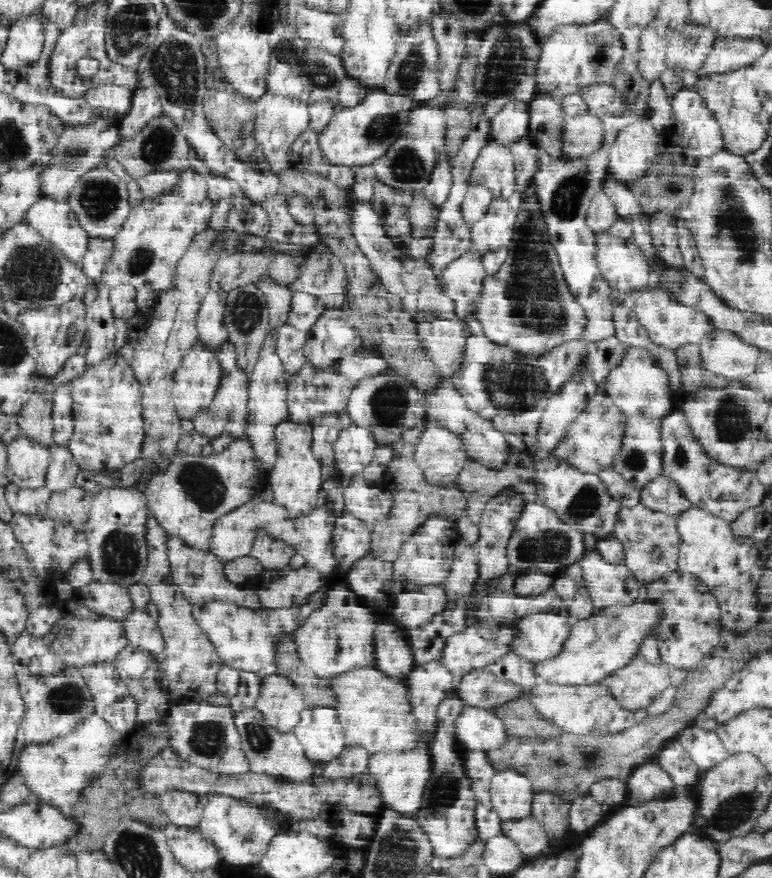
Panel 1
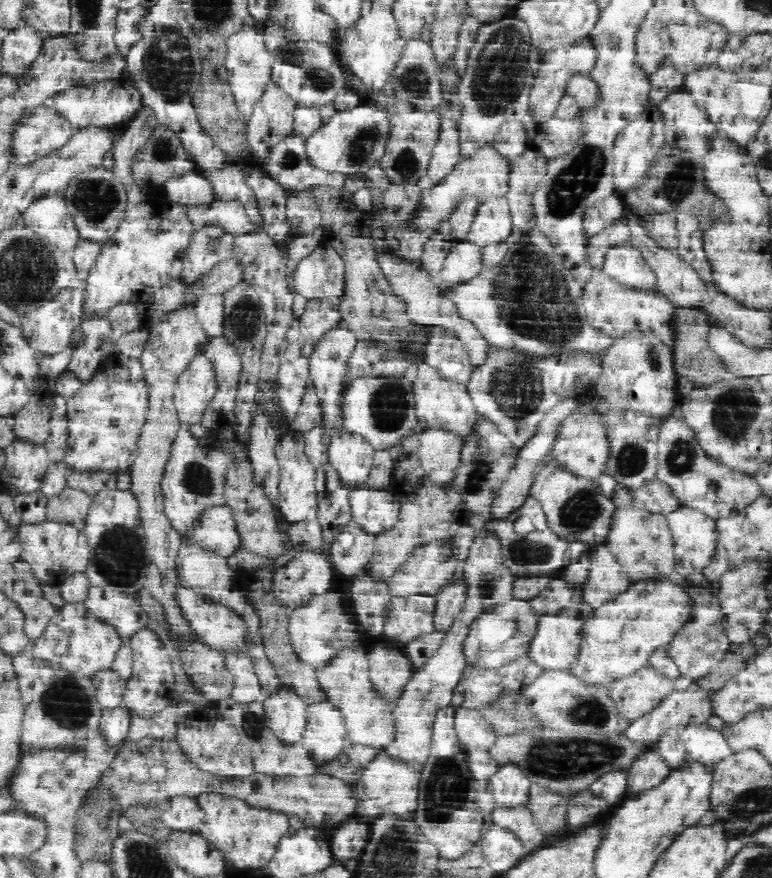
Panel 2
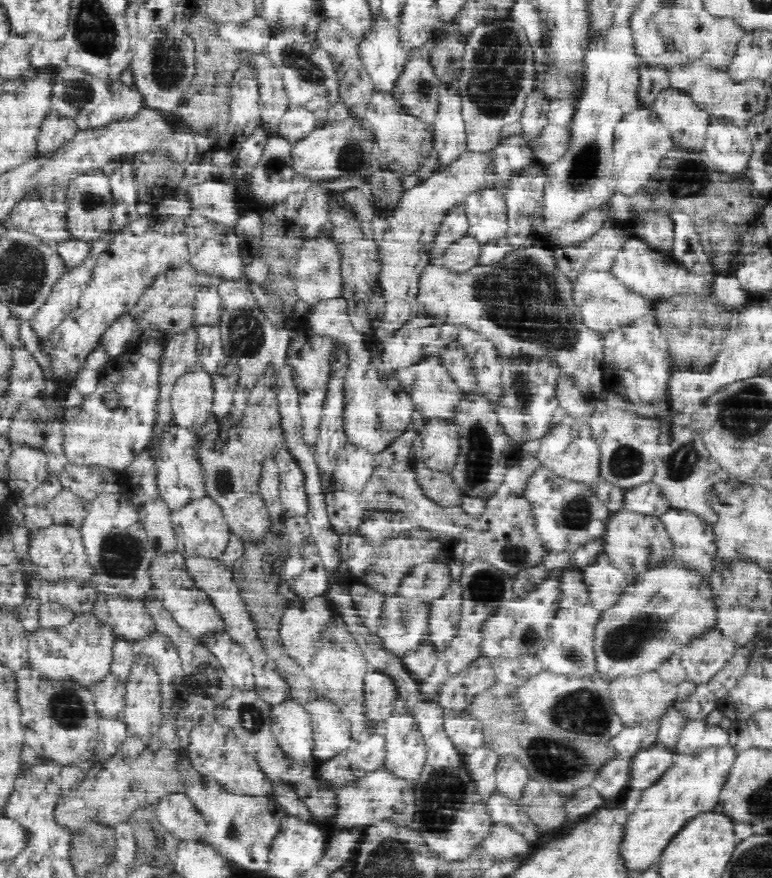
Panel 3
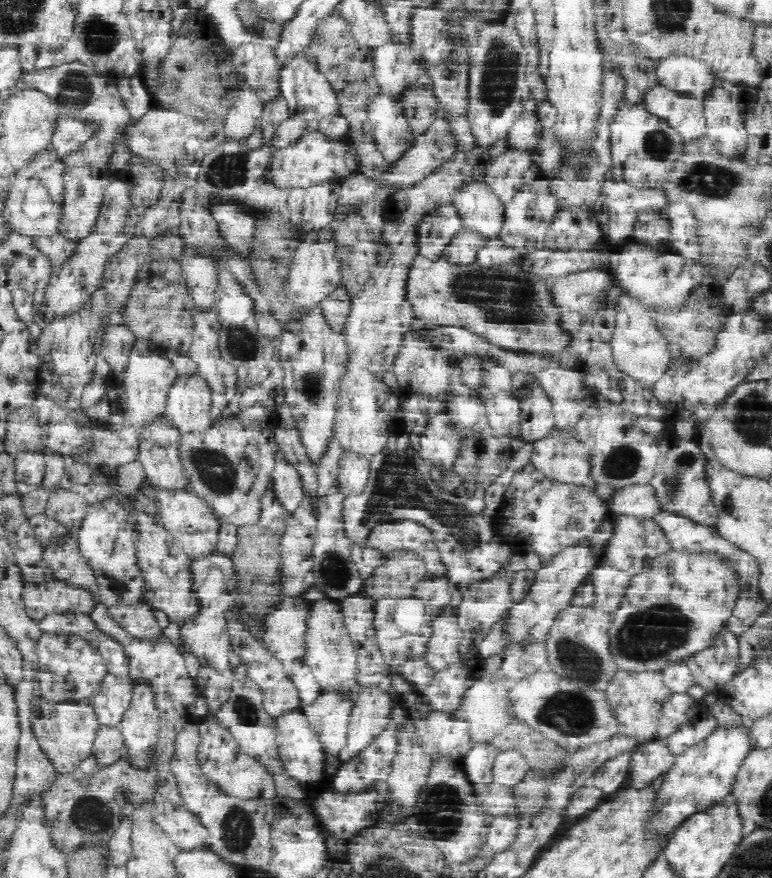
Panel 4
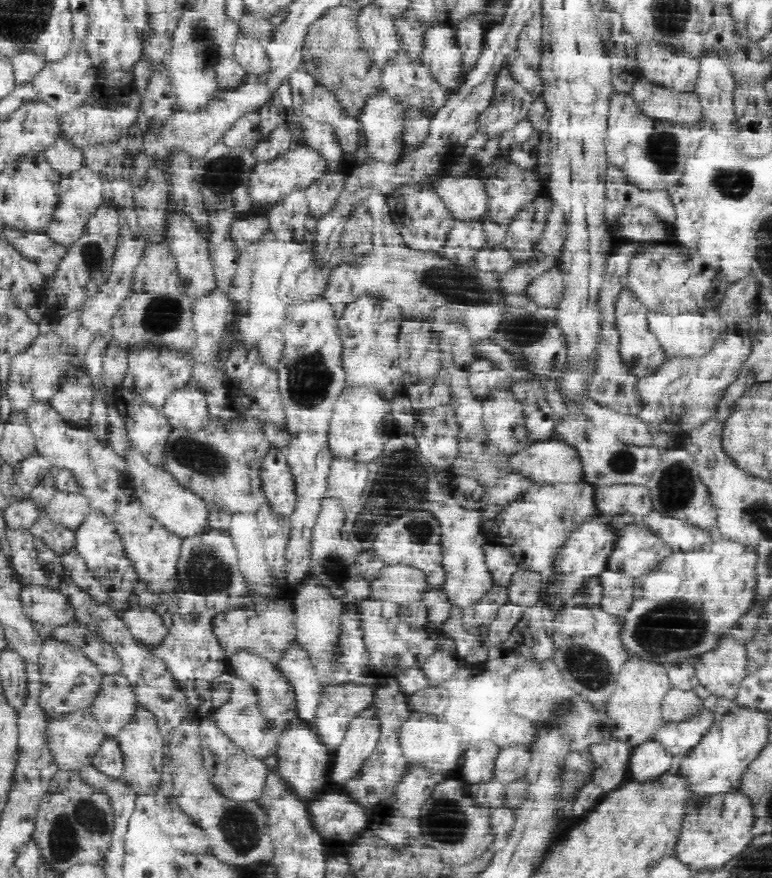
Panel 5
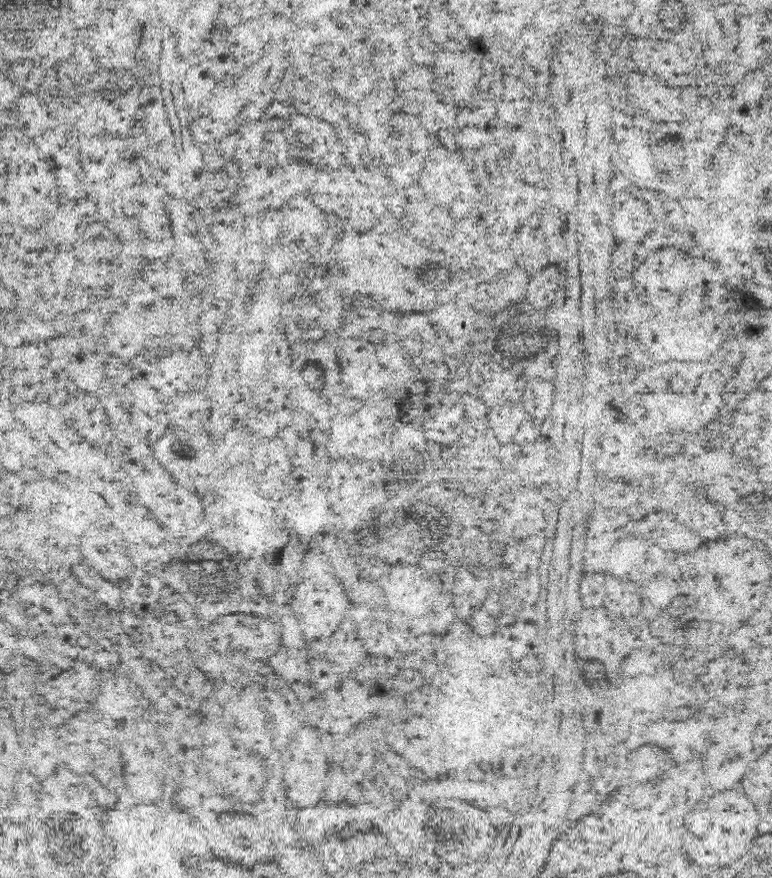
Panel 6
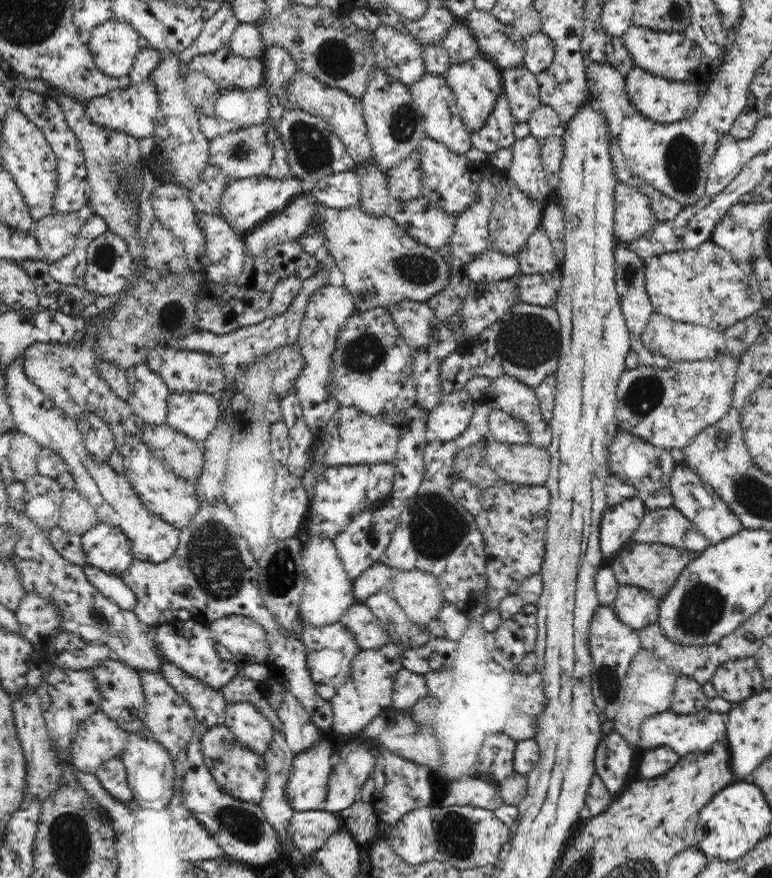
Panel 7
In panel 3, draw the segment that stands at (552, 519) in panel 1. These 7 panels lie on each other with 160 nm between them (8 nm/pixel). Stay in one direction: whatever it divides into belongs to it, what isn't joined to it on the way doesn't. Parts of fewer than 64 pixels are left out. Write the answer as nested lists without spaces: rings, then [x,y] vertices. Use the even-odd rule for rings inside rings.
[[[413,426],[409,428],[408,432],[404,432],[402,436],[395,438],[388,448],[375,455],[375,468],[371,479],[362,492],[354,494],[352,492],[336,490],[333,482],[328,484],[328,478],[322,474],[322,470],[318,466],[318,472],[320,472],[320,478],[322,478],[322,491],[326,500],[326,512],[328,512],[334,532],[338,535],[359,534],[360,524],[364,522],[364,518],[367,515],[372,515],[373,513],[390,513],[392,515],[402,515],[404,518],[406,516],[414,516],[418,526],[428,530],[429,534],[424,535],[437,540],[441,544],[441,548],[448,556],[448,560],[459,560],[463,567],[472,564],[474,560],[480,560],[492,565],[496,572],[502,572],[507,576],[514,576],[522,569],[538,566],[541,556],[548,552],[548,550],[543,548],[543,543],[537,536],[535,520],[532,516],[532,511],[529,510],[528,502],[521,498],[527,478],[541,466],[537,457],[523,457],[516,464],[509,465],[498,490],[492,495],[490,500],[486,501],[487,505],[484,514],[482,516],[470,516],[460,506],[443,506],[442,503],[434,502],[432,498],[428,498],[424,494],[418,475],[414,471],[415,461],[410,452],[412,450],[412,438],[414,438],[416,432],[412,430]]]

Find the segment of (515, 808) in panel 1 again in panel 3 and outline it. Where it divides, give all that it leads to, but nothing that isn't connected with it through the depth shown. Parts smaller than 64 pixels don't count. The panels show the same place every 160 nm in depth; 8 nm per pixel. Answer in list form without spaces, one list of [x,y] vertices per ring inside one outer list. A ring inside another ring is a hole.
[[[502,756],[496,766],[496,792],[512,800],[518,800],[521,797],[523,788],[528,782],[528,772],[522,766],[522,762],[514,756]]]

